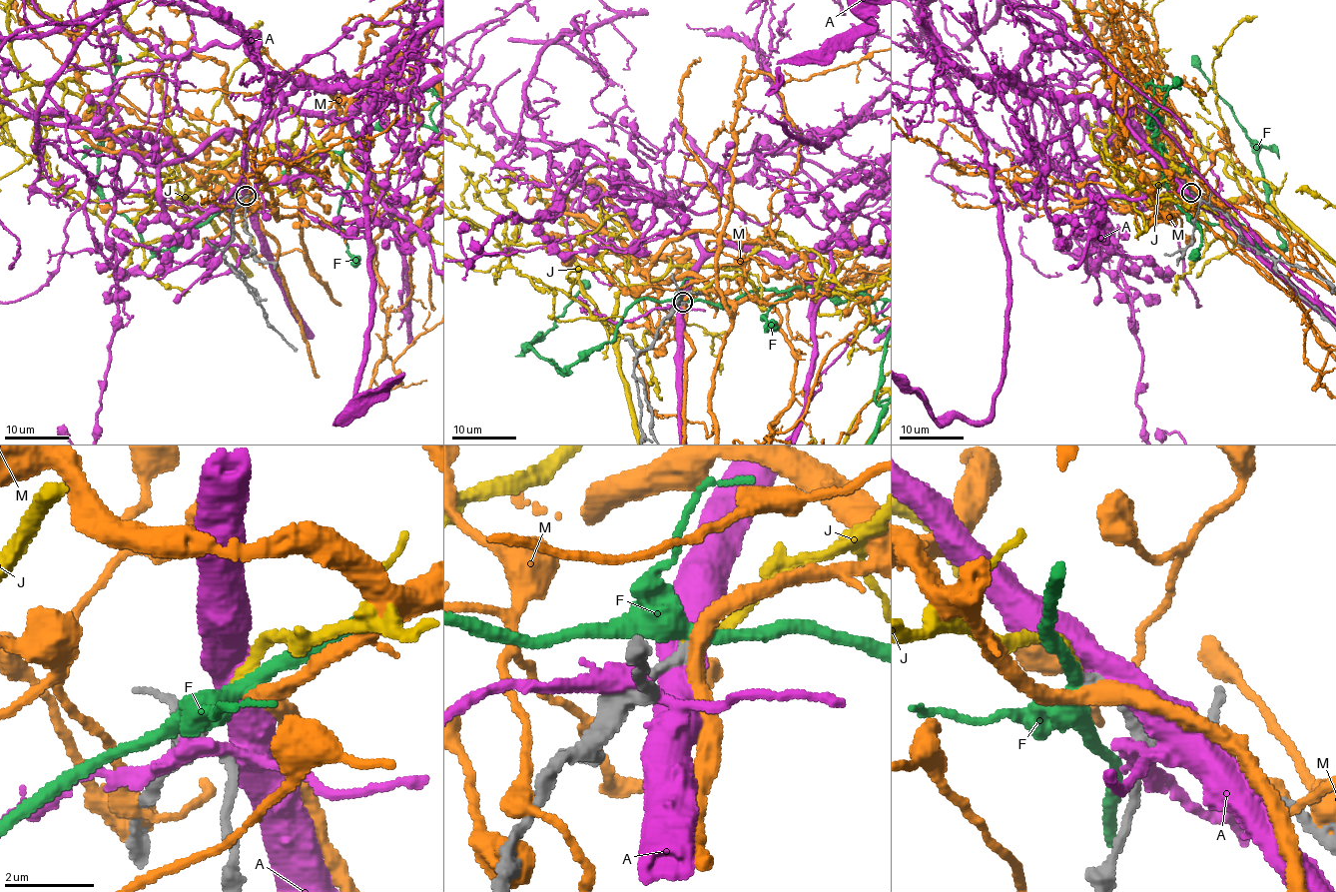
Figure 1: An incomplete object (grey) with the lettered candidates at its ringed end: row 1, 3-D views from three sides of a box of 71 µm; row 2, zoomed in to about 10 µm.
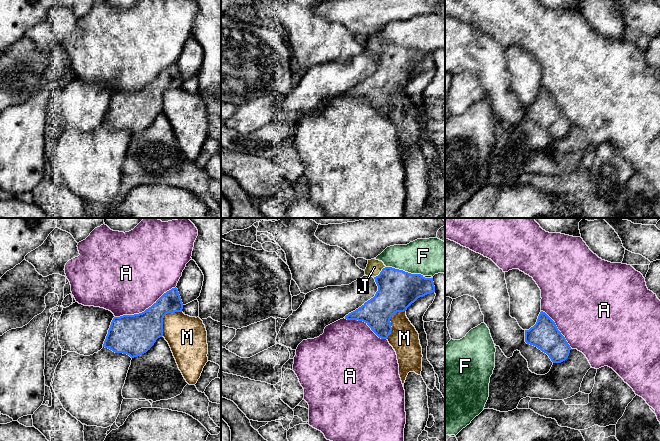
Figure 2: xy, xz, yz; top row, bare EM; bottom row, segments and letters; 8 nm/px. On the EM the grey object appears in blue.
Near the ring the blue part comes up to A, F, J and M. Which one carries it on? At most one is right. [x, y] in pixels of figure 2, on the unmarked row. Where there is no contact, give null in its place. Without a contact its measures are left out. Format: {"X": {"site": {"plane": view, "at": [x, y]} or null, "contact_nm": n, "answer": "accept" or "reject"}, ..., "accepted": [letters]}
{"A": {"site": {"plane": "xy", "at": [146, 85]}, "contact_nm": 550, "answer": "reject"}, "F": {"site": {"plane": "xz", "at": [404, 47]}, "contact_nm": 320, "answer": "reject"}, "J": {"site": {"plane": "xz", "at": [380, 49]}, "contact_nm": 140, "answer": "accept"}, "M": {"site": {"plane": "xy", "at": [163, 93]}, "contact_nm": 260, "answer": "reject"}, "accepted": ["J"]}

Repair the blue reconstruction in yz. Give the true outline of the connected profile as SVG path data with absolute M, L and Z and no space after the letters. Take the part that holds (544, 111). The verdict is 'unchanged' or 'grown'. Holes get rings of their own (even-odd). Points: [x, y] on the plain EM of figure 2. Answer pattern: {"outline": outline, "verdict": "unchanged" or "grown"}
{"outline": "M543 87L540 88L536 100L525 106L525 118L546 129L553 139L565 137L571 126L555 98Z", "verdict": "unchanged"}

